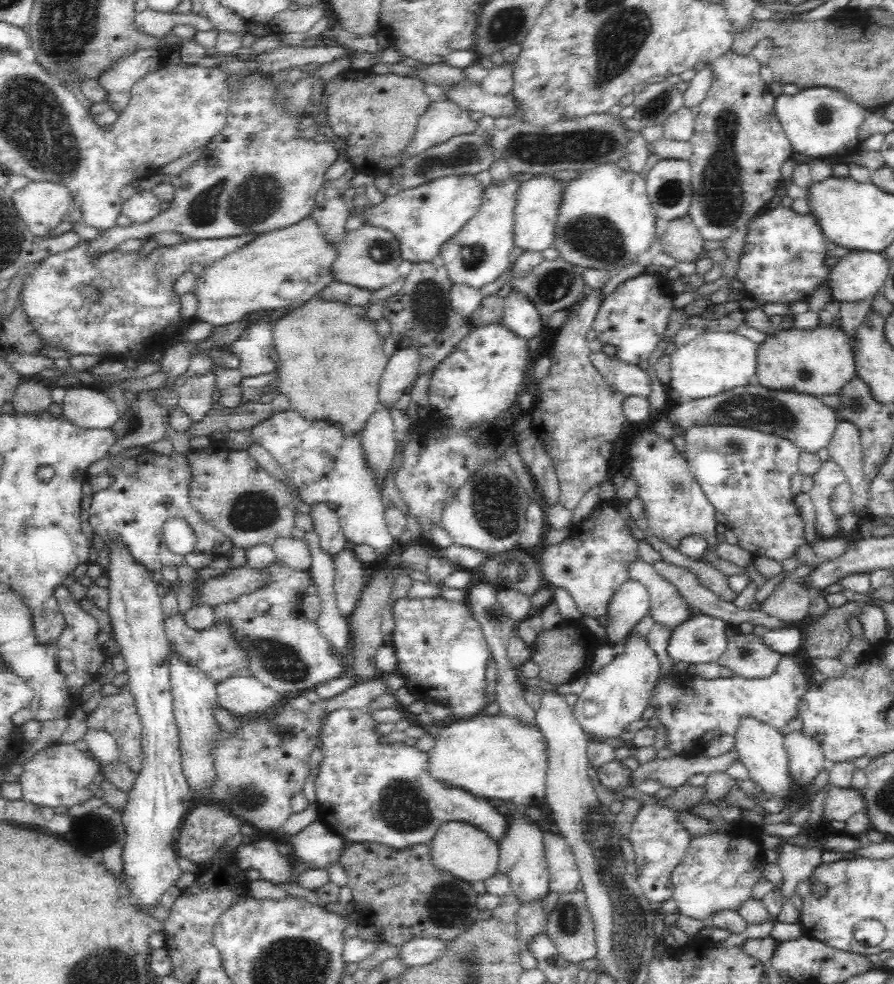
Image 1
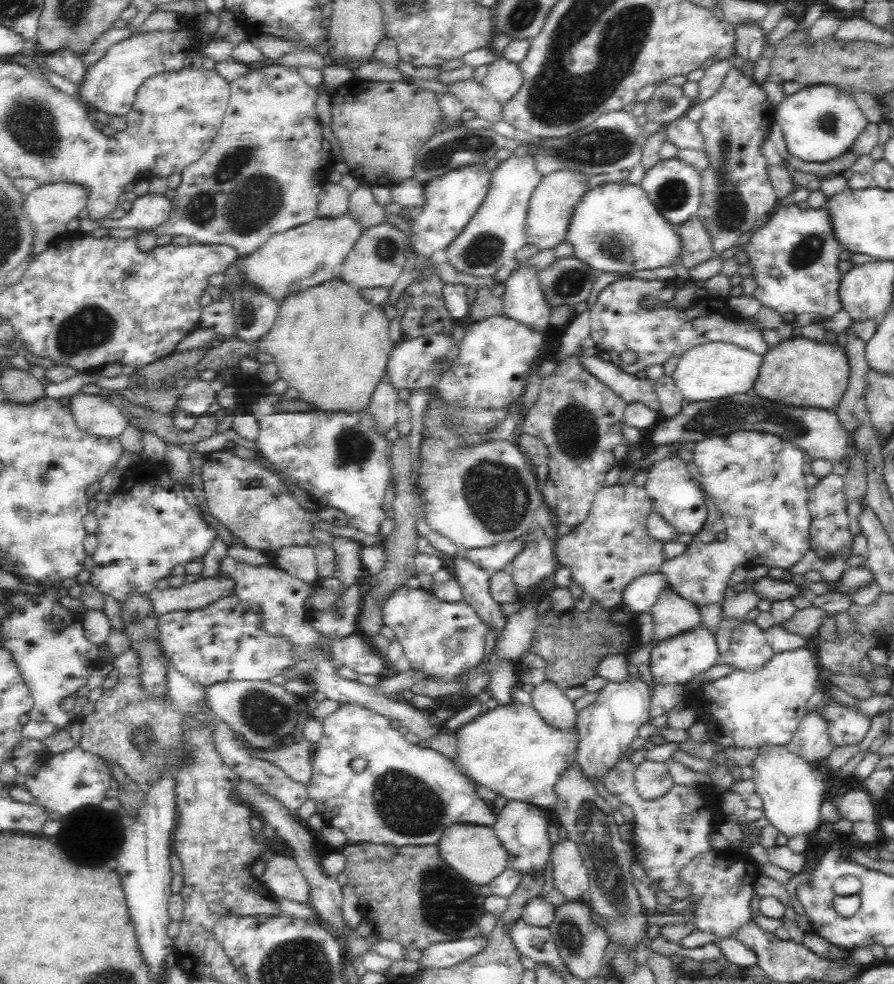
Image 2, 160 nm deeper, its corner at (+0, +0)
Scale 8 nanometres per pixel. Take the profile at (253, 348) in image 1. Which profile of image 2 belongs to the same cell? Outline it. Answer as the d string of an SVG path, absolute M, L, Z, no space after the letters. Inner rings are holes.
M238 260L224 270L224 292L232 305L239 339L244 343L258 342L276 322L280 303L247 282L237 263Z

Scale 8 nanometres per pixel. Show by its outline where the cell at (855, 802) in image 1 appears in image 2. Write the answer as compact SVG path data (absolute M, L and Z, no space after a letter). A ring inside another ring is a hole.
M849 790L839 798L837 804L841 818L852 822L872 822L878 820L873 798L862 790Z

